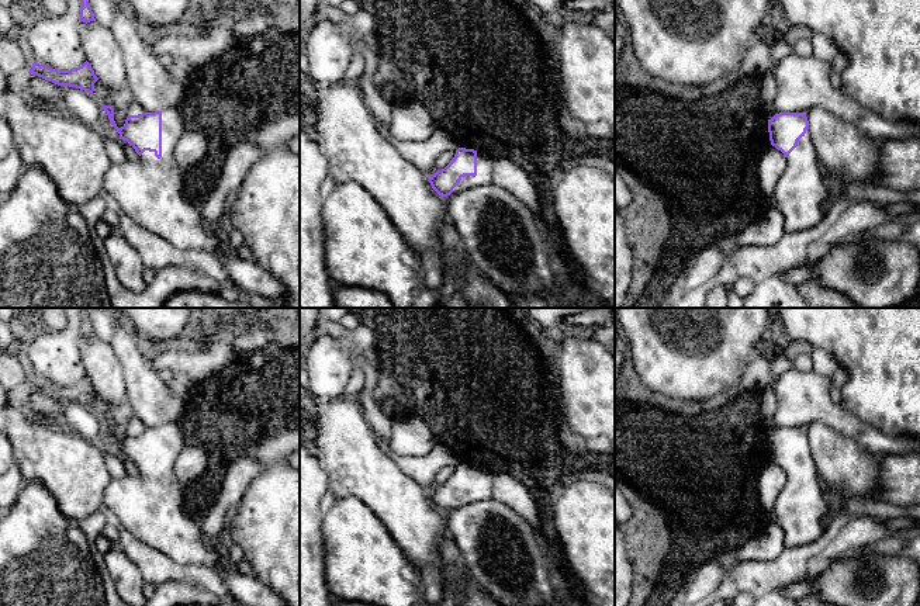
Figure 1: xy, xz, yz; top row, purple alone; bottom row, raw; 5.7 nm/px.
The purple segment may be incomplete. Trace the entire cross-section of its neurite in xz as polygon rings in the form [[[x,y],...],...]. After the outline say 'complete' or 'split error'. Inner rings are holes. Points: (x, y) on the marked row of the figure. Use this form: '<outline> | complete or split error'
[[[459,148],[450,163],[429,176],[432,188],[442,197],[485,187],[494,183],[494,159],[474,149]]] | split error

